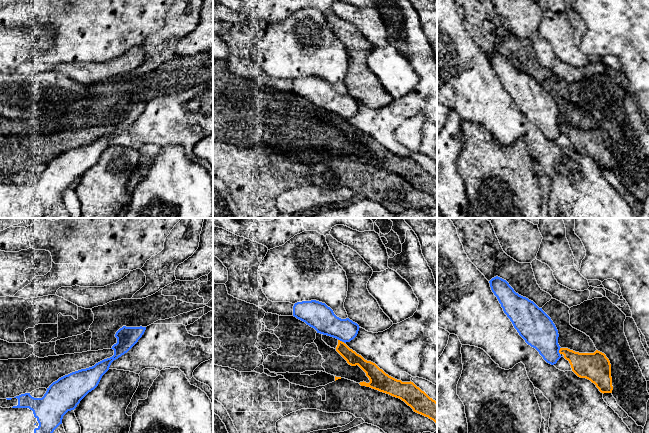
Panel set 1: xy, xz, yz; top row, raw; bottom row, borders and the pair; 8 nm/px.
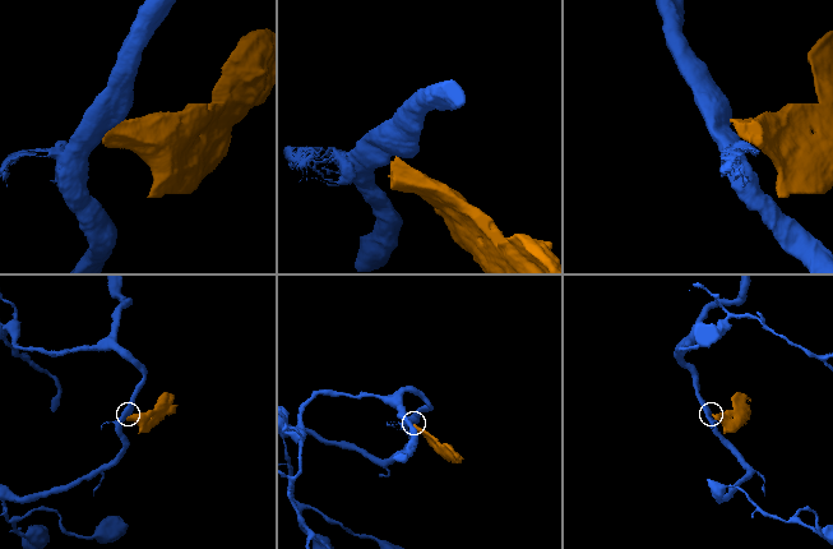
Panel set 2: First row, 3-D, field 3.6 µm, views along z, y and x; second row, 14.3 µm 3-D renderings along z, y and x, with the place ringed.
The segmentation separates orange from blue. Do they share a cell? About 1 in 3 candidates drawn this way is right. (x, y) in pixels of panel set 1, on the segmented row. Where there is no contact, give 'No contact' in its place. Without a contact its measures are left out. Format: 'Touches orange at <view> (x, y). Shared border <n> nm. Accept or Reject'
Touches orange at xz (341, 341). Shared border 70 nm. Reject

